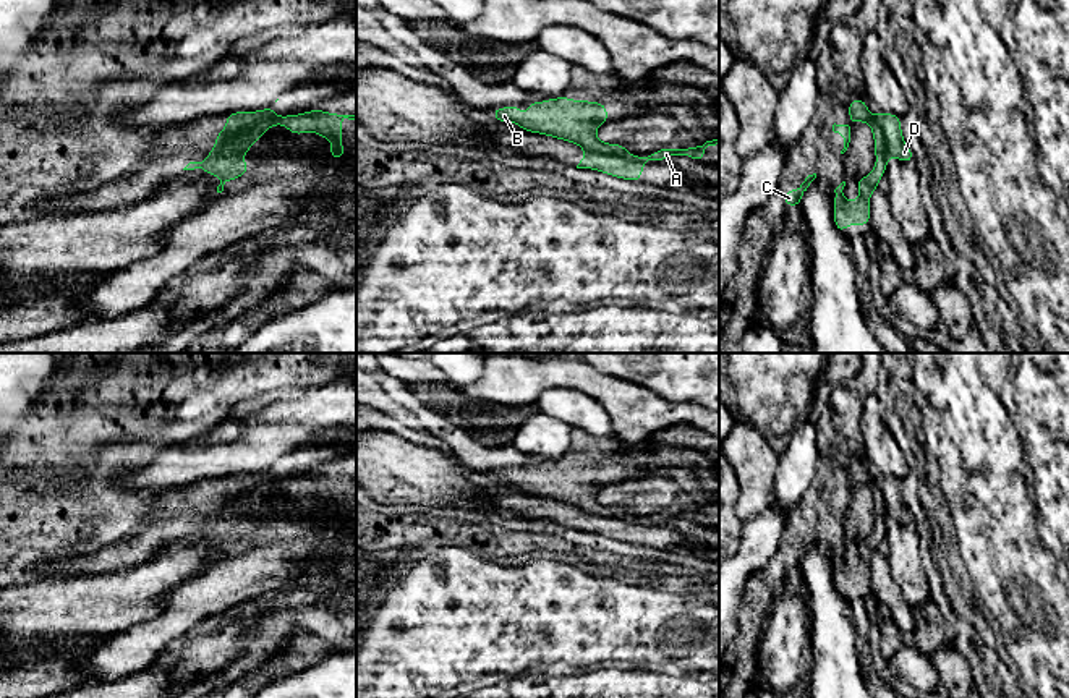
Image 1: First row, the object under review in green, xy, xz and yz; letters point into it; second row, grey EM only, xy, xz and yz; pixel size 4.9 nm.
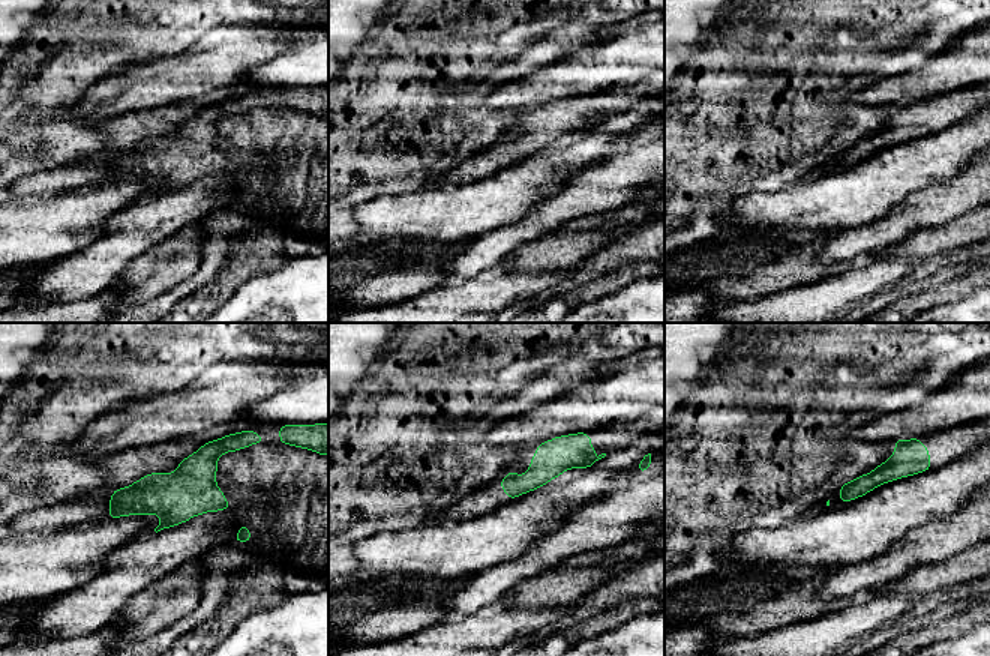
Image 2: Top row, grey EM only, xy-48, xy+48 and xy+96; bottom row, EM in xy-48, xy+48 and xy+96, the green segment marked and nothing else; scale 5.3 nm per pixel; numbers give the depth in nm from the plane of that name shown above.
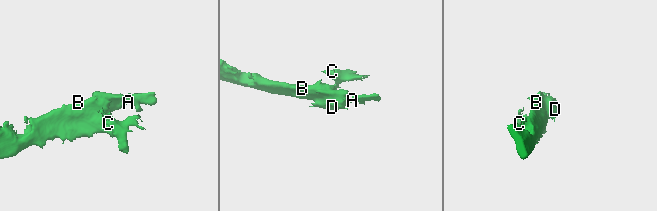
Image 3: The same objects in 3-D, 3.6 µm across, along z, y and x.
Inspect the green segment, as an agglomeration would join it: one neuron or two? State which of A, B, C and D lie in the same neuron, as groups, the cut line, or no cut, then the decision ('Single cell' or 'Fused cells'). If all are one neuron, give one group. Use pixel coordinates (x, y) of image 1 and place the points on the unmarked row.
Groups: A B C / D. Split along xy (277, 480), (240, 493), (224, 506), (222, 515), (209, 519). Fused cells

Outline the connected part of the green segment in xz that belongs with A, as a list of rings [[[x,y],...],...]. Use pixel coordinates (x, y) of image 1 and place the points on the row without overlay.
[[[719,502],[706,504],[703,509],[696,509],[696,510],[661,512],[661,513],[651,515],[649,518],[645,518],[643,523],[662,525],[664,521],[669,521],[672,518],[687,518],[690,521],[705,525],[705,512],[708,509],[716,509],[716,507],[719,507]]]

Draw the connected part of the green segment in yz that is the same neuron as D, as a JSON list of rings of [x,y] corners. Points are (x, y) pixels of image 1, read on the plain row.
[[[879,475],[878,478],[875,478],[875,484],[884,497],[886,518],[896,520],[902,525],[914,525],[914,515],[905,507],[902,499],[901,479],[894,476]]]

